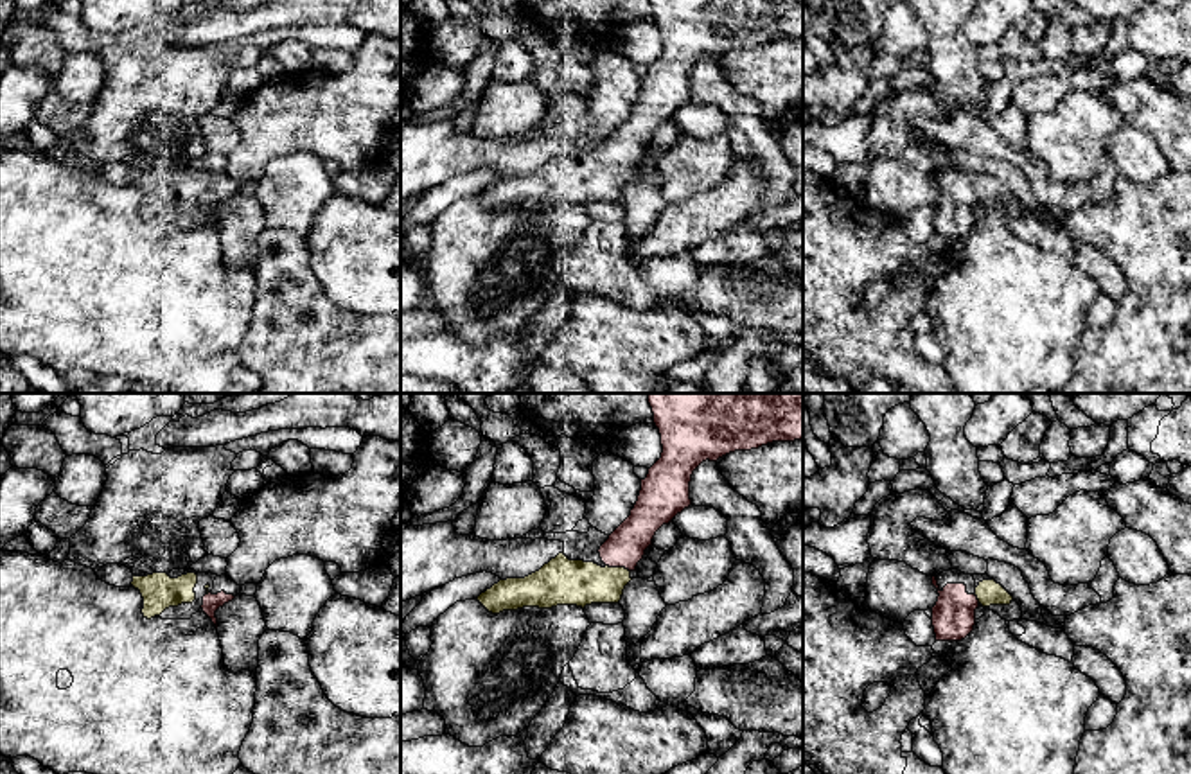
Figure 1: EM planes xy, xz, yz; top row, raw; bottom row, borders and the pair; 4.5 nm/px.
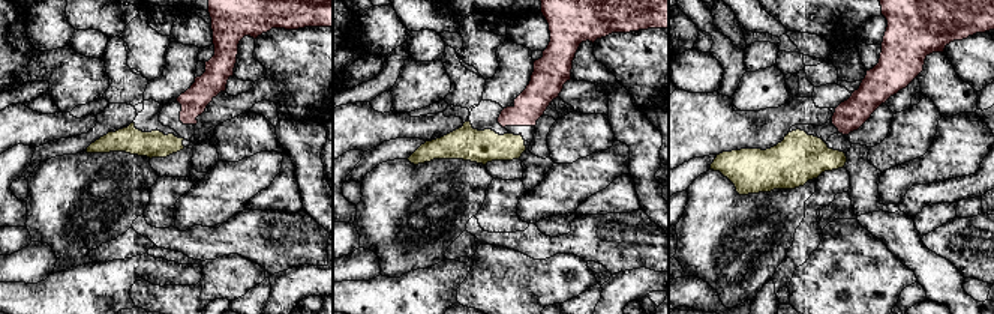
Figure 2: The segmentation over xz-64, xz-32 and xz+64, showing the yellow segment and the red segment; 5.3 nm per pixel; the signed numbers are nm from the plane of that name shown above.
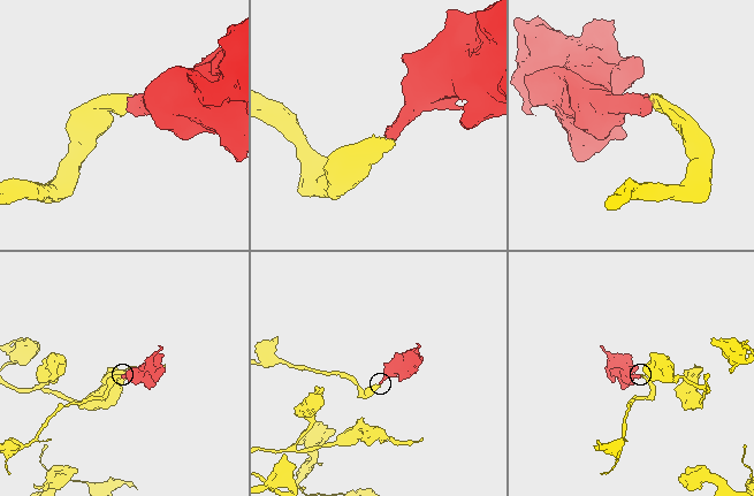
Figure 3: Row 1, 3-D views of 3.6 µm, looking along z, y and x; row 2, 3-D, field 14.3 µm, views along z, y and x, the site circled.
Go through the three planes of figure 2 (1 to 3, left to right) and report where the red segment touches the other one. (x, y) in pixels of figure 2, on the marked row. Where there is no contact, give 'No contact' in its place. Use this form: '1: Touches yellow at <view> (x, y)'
1: No contact
2: No contact
3: No contact

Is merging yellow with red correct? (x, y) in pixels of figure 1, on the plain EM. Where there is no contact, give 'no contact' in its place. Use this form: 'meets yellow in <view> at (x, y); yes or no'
meets yellow in xz at (618, 166); yes

